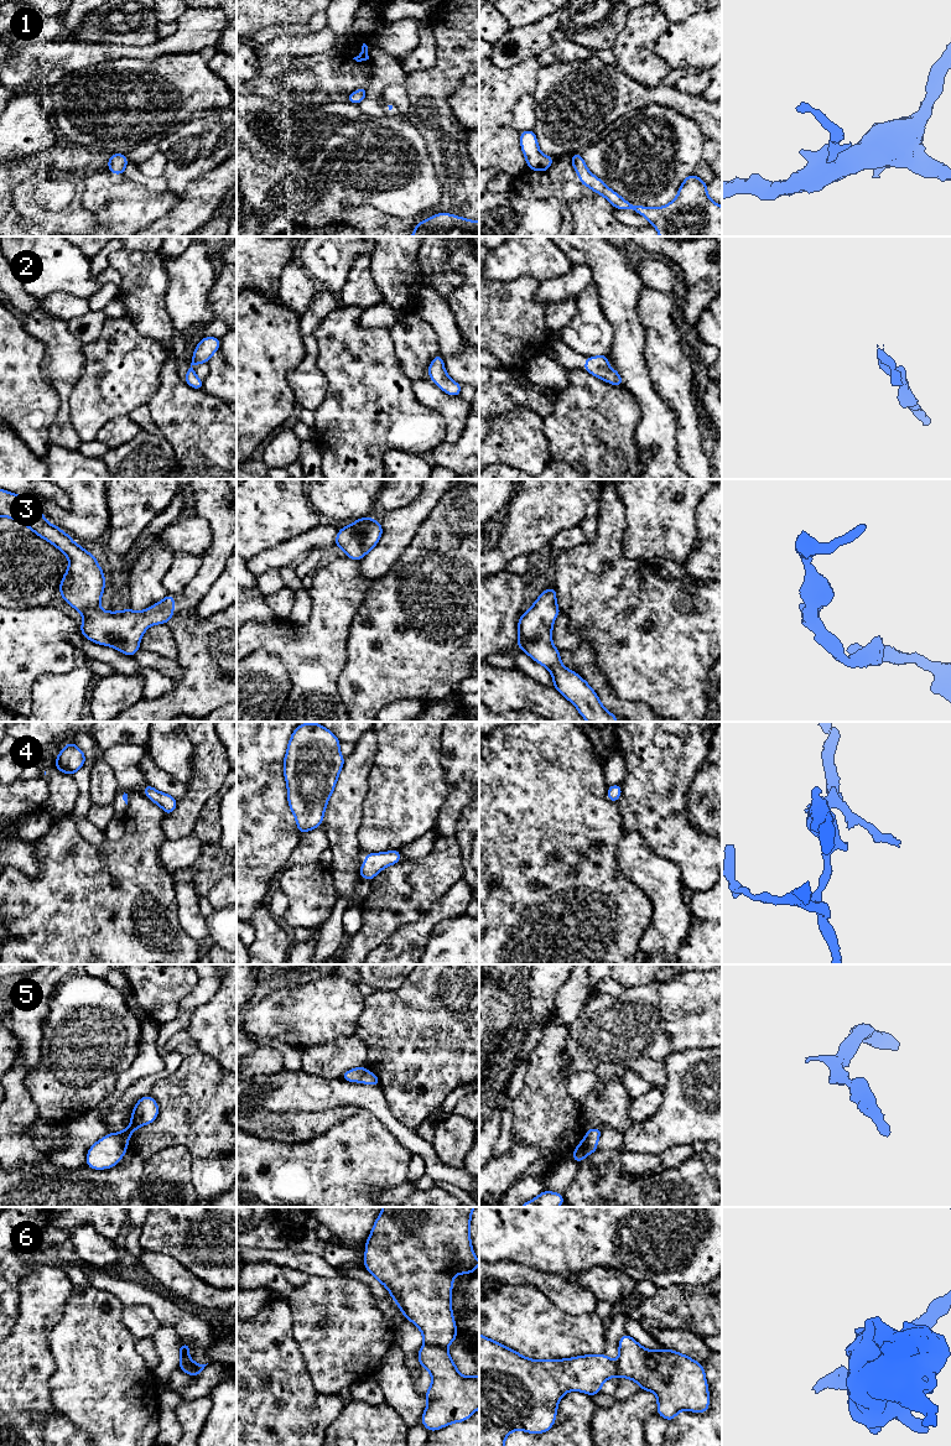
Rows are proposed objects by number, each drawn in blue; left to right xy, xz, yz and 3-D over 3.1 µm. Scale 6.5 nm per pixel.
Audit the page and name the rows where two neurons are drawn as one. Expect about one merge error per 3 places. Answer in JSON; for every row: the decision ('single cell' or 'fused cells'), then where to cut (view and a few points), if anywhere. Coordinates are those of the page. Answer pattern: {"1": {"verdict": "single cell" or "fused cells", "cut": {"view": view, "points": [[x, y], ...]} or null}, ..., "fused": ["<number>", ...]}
{"1": {"verdict": "single cell", "cut": null}, "2": {"verdict": "single cell", "cut": null}, "3": {"verdict": "single cell", "cut": null}, "4": {"verdict": "single cell", "cut": null}, "5": {"verdict": "single cell", "cut": null}, "6": {"verdict": "fused cells", "cut": {"view": "xz", "points": [[425, 1343], [446, 1348]]}}, "fused": ["6"]}

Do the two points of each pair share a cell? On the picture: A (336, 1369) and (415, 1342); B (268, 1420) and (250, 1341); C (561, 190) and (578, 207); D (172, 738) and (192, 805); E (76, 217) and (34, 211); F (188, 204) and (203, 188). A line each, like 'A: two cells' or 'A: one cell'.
A: two cells
B: one cell
C: one cell
D: two cells
E: one cell
F: one cell

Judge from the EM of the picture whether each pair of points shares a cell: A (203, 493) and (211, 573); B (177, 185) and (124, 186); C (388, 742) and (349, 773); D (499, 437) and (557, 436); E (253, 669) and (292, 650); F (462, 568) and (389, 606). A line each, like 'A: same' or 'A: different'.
A: same
B: different
C: different
D: different
E: different
F: same

